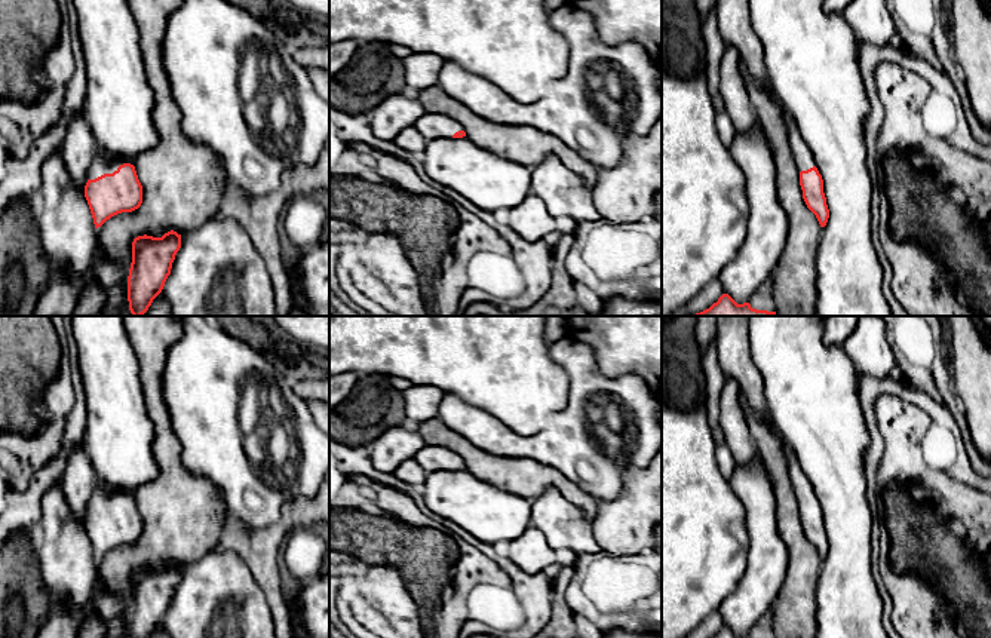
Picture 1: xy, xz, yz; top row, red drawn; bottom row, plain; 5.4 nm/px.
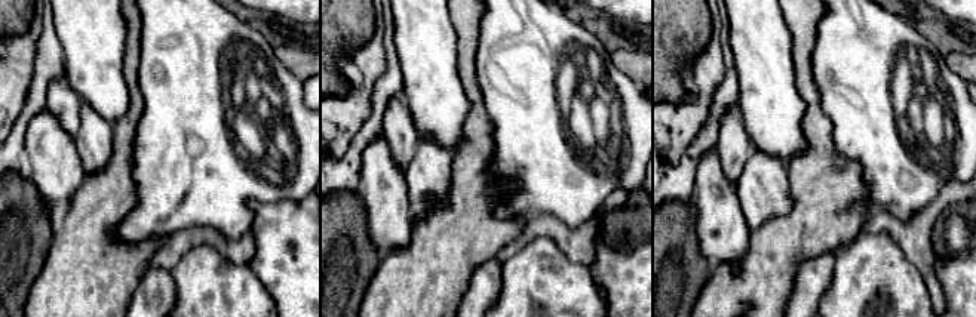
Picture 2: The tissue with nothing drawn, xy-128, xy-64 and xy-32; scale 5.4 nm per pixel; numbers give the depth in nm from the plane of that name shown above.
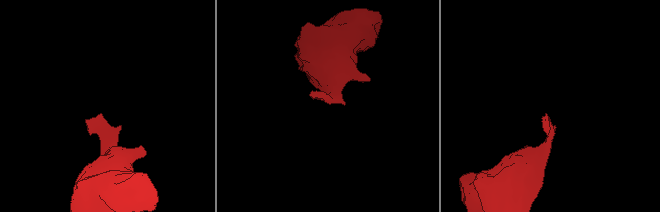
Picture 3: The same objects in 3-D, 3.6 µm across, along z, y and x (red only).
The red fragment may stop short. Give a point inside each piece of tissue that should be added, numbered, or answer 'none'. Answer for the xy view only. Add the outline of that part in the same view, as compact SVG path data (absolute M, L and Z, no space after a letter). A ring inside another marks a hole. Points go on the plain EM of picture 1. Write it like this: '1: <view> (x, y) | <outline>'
1: xy (101, 496) | M96 482L88 503L88 512L95 512L104 506L113 506L123 496L125 494L119 493L117 490L107 488L105 484Z

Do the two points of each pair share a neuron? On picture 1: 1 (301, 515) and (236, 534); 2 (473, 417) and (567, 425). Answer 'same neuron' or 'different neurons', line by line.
1: same neuron
2: same neuron

